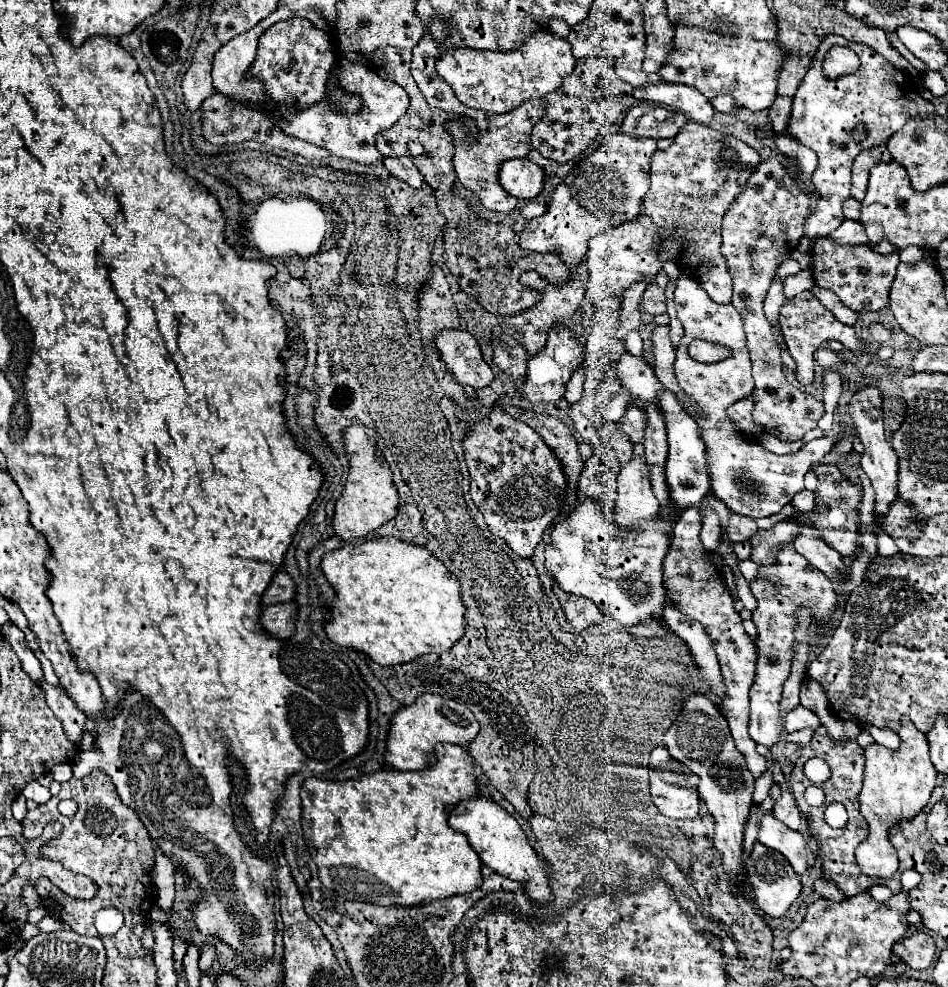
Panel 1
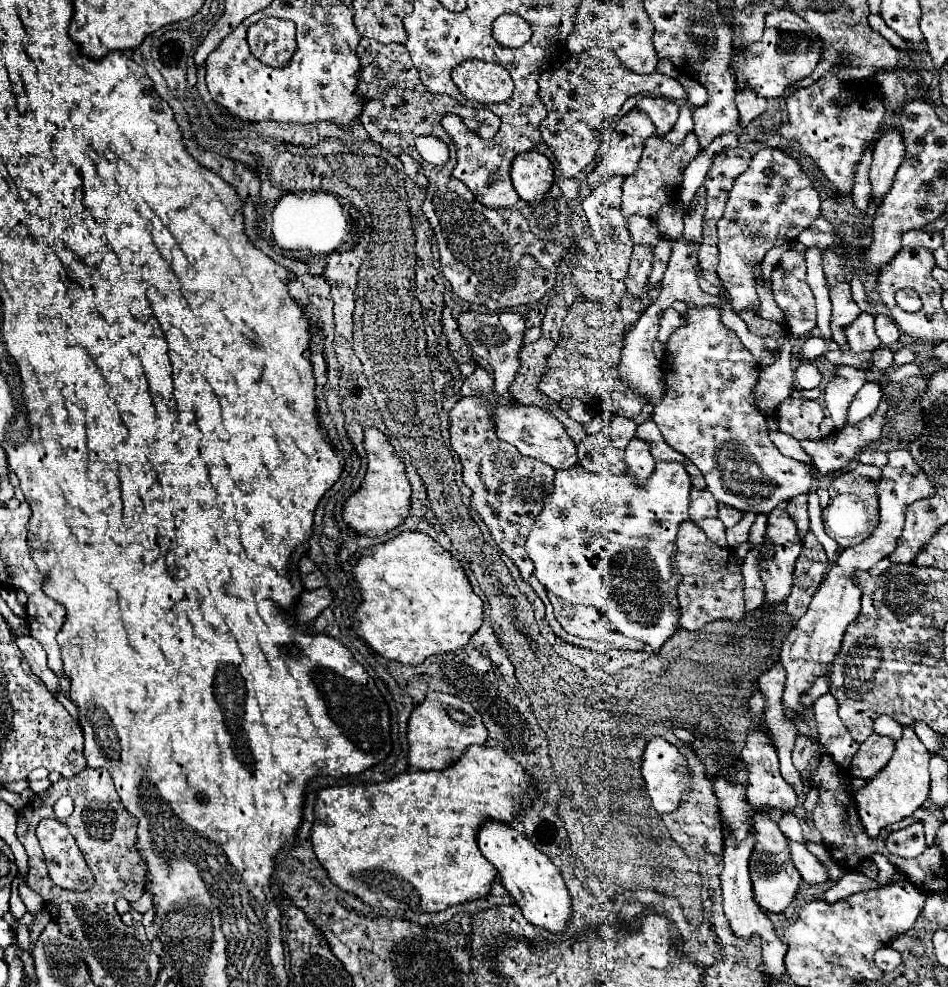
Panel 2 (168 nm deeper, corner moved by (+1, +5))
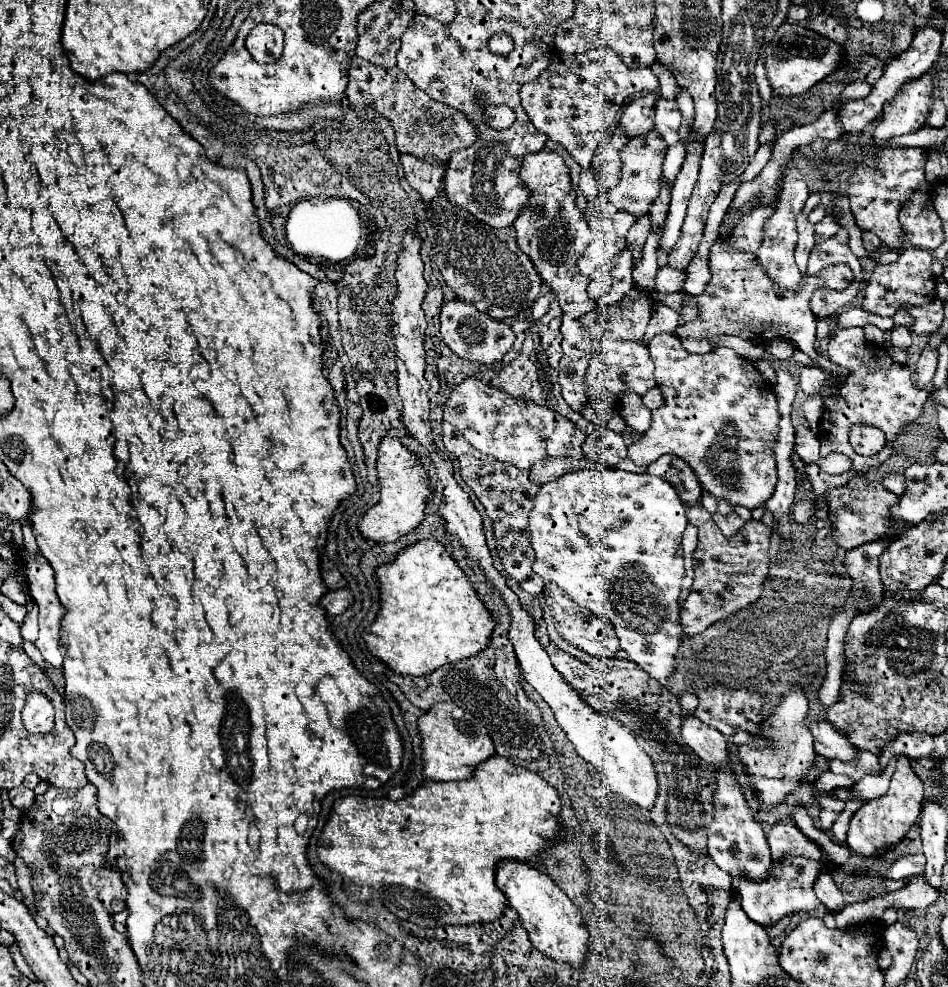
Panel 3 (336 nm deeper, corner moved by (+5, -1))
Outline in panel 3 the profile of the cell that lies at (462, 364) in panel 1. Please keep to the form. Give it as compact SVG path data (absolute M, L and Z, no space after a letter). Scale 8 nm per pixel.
M466 378L452 390L444 406L444 420L460 430L476 450L524 470L544 458L584 458L582 440L586 436L570 420L550 408L516 400L476 378Z

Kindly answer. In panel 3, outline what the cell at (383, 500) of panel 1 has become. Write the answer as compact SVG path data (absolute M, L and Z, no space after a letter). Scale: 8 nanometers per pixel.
M384 436L384 440L380 440L376 472L380 484L380 500L360 518L358 530L366 540L372 542L396 542L400 536L408 534L422 522L422 510L430 494L430 484L426 482L426 474L416 456L406 450L398 438L390 436Z

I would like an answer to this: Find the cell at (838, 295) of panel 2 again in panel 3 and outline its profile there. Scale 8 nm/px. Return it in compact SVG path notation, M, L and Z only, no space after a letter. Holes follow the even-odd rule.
M834 328L830 338L828 338L828 348L826 348L828 358L850 370L850 374L846 378L840 378L840 382L832 382L830 386L838 386L838 396L830 398L828 390L822 392L824 396L824 413L820 428L824 429L820 434L821 439L821 455L826 456L830 452L840 452L846 454L852 460L852 468L844 474L836 474L830 476L824 470L820 470L818 464L808 464L806 466L806 474L812 480L812 488L816 494L816 500L824 500L826 490L844 486L852 476L856 476L858 472L868 472L870 468L882 464L890 454L892 454L892 446L894 446L894 438L898 434L898 430L902 430L904 424L916 420L922 414L924 402L928 400L926 392L920 392L914 388L912 380L910 380L910 370L908 366L898 366L890 360L888 352L882 346L876 346L872 342L868 342L864 338L862 328ZM860 422L868 422L870 426L880 428L886 434L886 446L874 454L874 456L858 456L854 452L854 448L850 446L850 432L856 424ZM837 441L837 442L834 442Z

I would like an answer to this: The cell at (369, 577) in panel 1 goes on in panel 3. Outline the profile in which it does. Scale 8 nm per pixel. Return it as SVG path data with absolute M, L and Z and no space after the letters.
M418 540L406 546L404 550L400 550L400 554L396 554L394 560L378 566L376 576L380 590L380 612L362 638L368 650L384 664L388 664L388 668L392 668L394 672L404 676L422 676L448 662L470 658L488 646L496 622L482 606L466 574L458 568L458 564L440 542Z

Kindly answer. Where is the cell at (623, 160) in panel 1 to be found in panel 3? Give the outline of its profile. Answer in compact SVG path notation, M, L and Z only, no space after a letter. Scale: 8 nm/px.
M646 94L628 104L620 120L620 128L624 130L626 138L646 134L654 128L654 102L656 94Z

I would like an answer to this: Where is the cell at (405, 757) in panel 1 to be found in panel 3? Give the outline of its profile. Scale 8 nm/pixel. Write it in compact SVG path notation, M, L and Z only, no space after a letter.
M452 702L434 704L428 712L424 712L418 718L418 734L422 740L422 774L426 780L466 780L472 776L476 764L494 754L494 746L486 728Z

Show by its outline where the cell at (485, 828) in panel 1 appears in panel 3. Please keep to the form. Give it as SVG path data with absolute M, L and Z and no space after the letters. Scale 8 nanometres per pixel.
M500 860L496 868L496 884L506 894L508 904L518 912L520 922L530 936L530 942L540 952L554 960L570 962L574 968L578 968L578 964L584 962L590 934L582 922L580 910L558 888L558 884L550 880L550 876L544 870L520 860Z

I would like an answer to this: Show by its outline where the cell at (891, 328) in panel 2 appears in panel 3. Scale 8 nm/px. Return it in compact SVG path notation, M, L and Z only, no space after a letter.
M904 326L892 328L892 330L890 330L890 340L892 340L892 346L902 348L902 350L906 350L906 348L910 346L910 342L912 342L910 332L908 332L908 328L904 328Z

